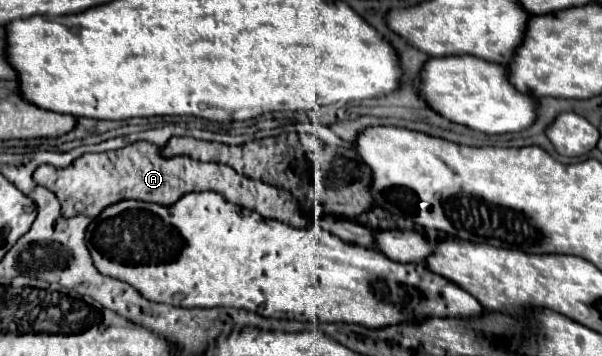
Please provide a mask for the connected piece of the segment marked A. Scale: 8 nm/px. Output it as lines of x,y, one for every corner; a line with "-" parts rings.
134,142
114,152
84,154
66,168
40,166
34,172
34,180
58,196
62,214
66,218
72,218
78,214
96,218
104,208
120,200
142,200
142,202
148,200
156,204
174,204
184,194
212,190
212,192
222,194
228,202
238,204
242,208
250,208
266,218
282,220
286,224
300,226
300,228
312,224
310,218
300,214
298,206
292,202
290,192
280,190
262,180
246,178
238,174
234,168
224,166
224,164
198,162
188,156
164,158
160,154
160,148
152,142

